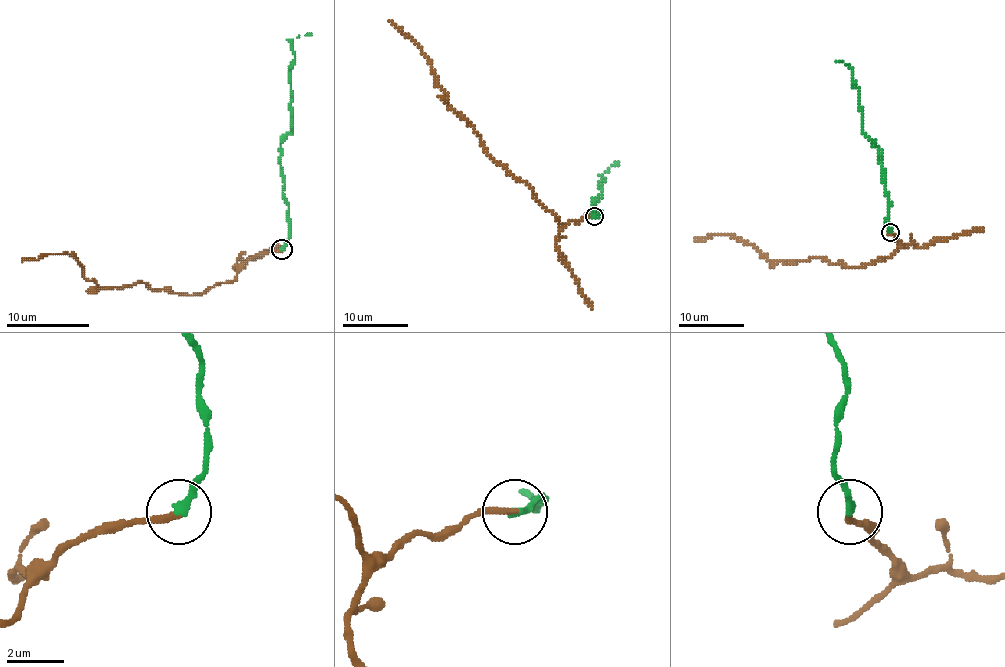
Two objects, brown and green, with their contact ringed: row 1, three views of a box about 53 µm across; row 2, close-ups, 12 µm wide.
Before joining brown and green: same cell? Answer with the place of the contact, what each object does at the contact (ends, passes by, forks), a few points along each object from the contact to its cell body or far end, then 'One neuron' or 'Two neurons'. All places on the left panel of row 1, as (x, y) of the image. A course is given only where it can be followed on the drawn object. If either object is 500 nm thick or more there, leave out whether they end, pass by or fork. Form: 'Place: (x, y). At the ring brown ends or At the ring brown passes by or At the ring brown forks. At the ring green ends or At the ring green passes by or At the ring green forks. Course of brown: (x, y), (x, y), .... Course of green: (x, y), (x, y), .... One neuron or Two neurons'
Place: (282, 249). At the ring brown ends. At the ring green ends. Course of brown: (282, 250), (253, 256), (233, 281), (193, 295), (144, 283), (96, 289), (69, 254), (43, 254), (22, 262). Course of green: (282, 250), (288, 237), (288, 204), (282, 196), (280, 144), (290, 130), (292, 43), (299, 35), (311, 35). One neuron

